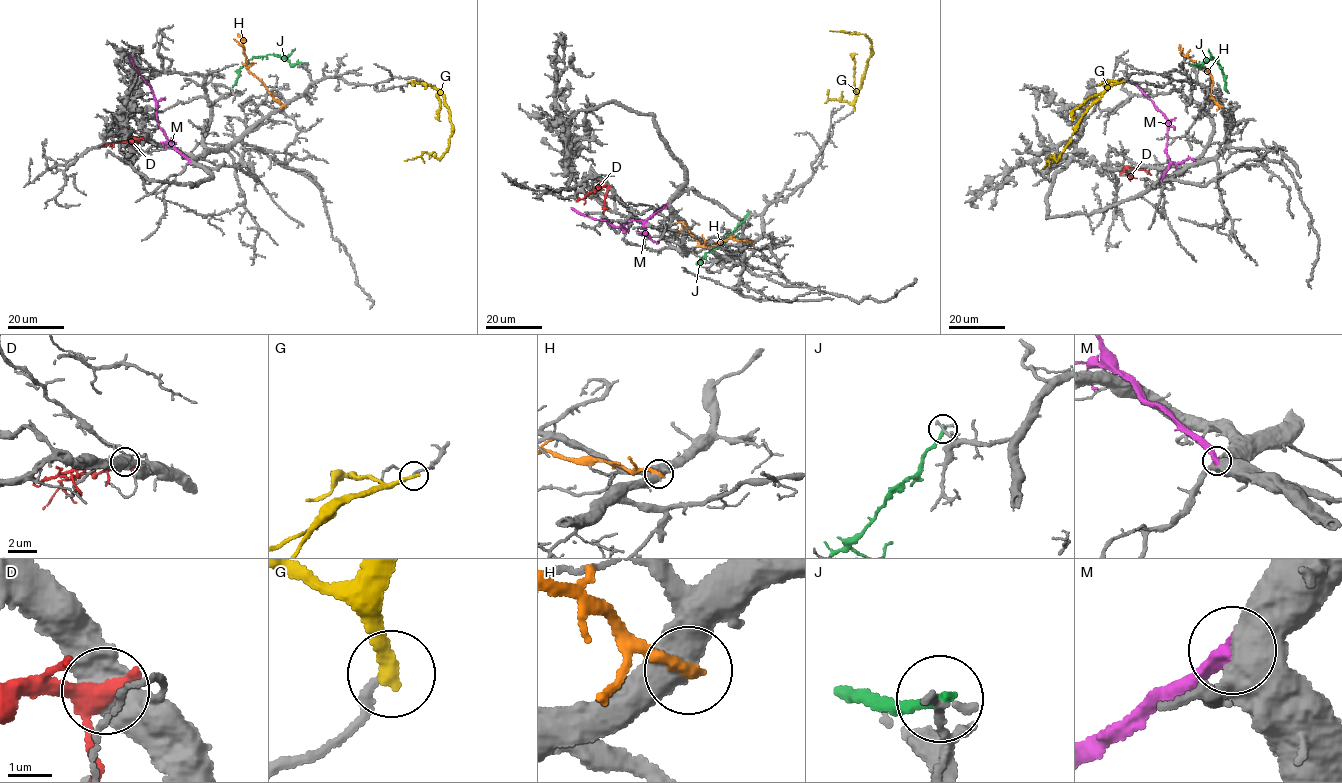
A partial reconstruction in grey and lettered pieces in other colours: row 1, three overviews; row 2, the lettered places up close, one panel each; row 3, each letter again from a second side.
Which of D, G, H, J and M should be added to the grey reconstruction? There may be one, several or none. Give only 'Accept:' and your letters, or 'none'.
Accept: none

